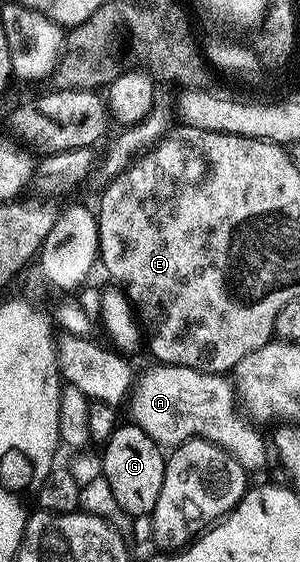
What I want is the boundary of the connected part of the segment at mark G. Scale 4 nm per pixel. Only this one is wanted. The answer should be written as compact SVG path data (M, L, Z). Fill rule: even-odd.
M134 423L120 424L111 432L111 438L102 446L103 478L108 481L112 491L112 497L120 510L124 509L131 519L137 517L150 517L157 507L157 495L159 484L165 479L165 467L167 466L164 452L155 444L155 441L144 429Z

